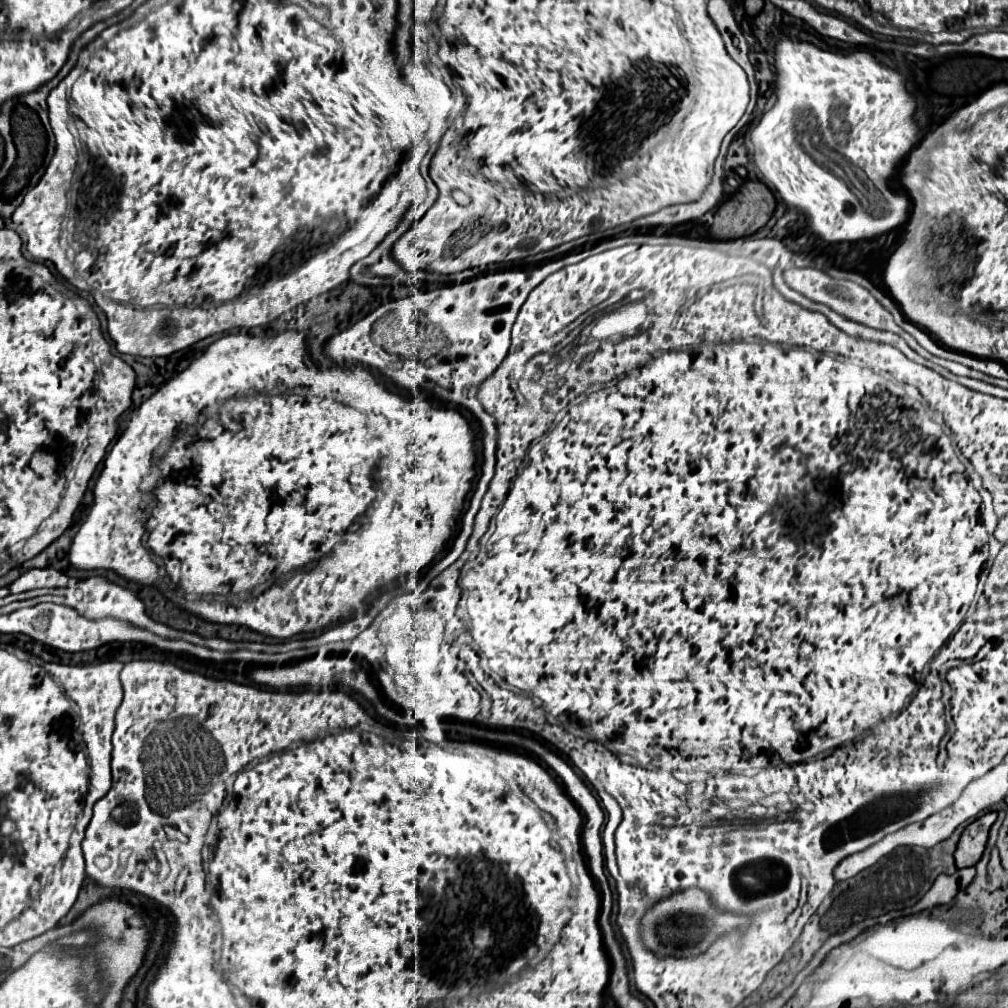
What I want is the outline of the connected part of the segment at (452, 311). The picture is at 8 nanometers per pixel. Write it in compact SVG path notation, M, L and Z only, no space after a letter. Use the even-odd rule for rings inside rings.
M623 225L623 227L617 227L617 229L609 229L609 231L603 231L603 233L597 233L595 239L599 239L598 244L589 249L585 247L585 250L581 252L581 239L573 241L573 243L567 243L567 245L561 245L557 249L551 249L547 253L537 253L533 257L533 263L531 265L523 265L523 267L515 267L515 269L507 269L507 271L499 271L499 273L488 273L486 275L465 281L465 283L454 284L451 286L443 286L434 290L421 290L415 292L409 297L404 299L397 299L384 303L381 307L377 307L373 313L369 313L365 319L361 319L359 323L355 323L353 327L347 327L345 331L341 331L339 335L331 337L325 345L323 345L323 359L331 361L331 363L337 363L337 365L363 365L363 367L369 367L373 371L379 371L383 377L387 377L389 381L393 381L397 387L403 387L409 392L413 391L431 391L435 399L447 399L447 403L457 403L470 410L475 419L479 421L481 425L481 431L483 431L483 465L481 465L481 477L477 481L477 487L469 499L469 507L467 511L463 513L461 517L461 529L457 531L457 535L453 537L453 545L448 550L448 553L440 561L435 561L431 565L431 569L421 576L418 581L418 585L415 591L423 593L427 589L430 582L437 577L441 572L448 568L455 562L455 559L463 553L465 549L465 543L471 535L471 529L473 529L473 519L475 519L475 513L479 511L479 503L481 503L481 497L485 495L487 491L487 485L489 481L493 479L493 471L495 471L495 439L497 439L497 431L495 431L495 421L493 417L485 415L483 407L477 399L477 385L483 383L497 367L499 363L505 359L507 355L507 349L511 345L511 327L517 319L517 313L521 309L521 305L525 303L527 295L531 293L531 289L535 289L547 275L555 273L557 269L563 269L565 265L573 265L578 263L589 256L592 256L609 249L619 247L619 245L627 245L627 243L659 243L659 239L655 235L625 235L625 237L615 237L619 235L621 231L629 229L629 225ZM381 317L387 317L391 323L389 323L389 329L387 329L387 323L385 323L385 333L380 335L373 335L375 331L375 323L381 319Z

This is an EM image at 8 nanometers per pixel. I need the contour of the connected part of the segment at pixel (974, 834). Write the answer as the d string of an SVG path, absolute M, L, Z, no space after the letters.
M985 813L983 817L977 819L977 829L973 827L967 827L957 843L957 851L955 851L955 863L957 863L957 869L961 867L973 867L981 855L983 855L983 849L985 849L985 843L987 843L987 835L989 835L989 829L993 825L993 821L997 819L995 813Z

